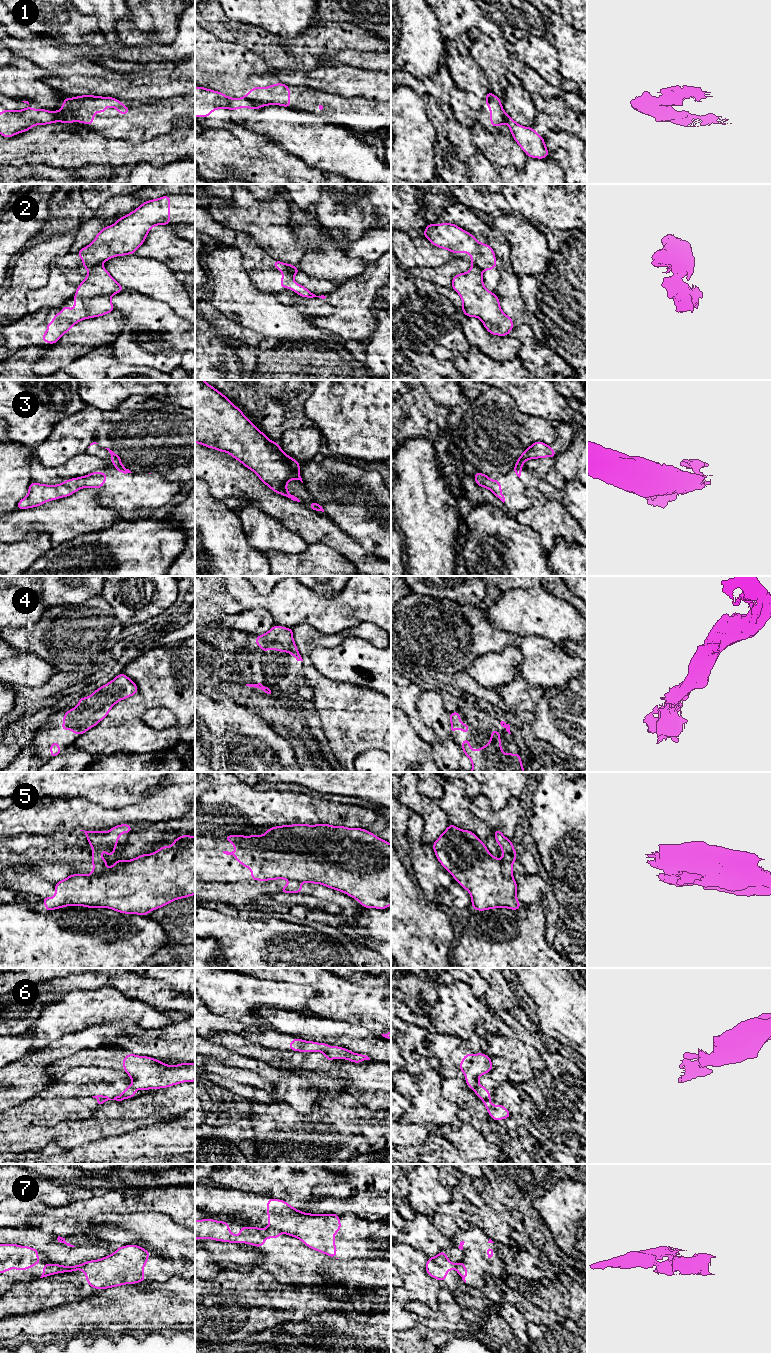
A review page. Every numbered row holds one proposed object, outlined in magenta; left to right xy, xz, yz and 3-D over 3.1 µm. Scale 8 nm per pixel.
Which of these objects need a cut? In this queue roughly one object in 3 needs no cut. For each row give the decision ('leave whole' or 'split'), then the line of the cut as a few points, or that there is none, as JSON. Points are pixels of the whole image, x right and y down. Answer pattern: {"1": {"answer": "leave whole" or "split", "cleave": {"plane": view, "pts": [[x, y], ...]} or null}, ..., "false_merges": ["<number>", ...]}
{"1": {"answer": "split", "cleave": {"plane": "xz", "pts": [[244, 97], [257, 101], [262, 105]]}}, "2": {"answer": "split", "cleave": {"plane": "xy", "pts": [[100, 264], [97, 264], [89, 271]]}}, "3": {"answer": "split", "cleave": {"plane": "yz", "pts": [[516, 465], [521, 467]]}}, "4": {"answer": "leave whole", "cleave": null}, "5": {"answer": "split", "cleave": {"plane": "yz", "pts": [[500, 861], [500, 872], [505, 877], [512, 878]]}}, "6": {"answer": "split", "cleave": {"plane": "yz", "pts": [[478, 1084], [473, 1089]]}}, "7": {"answer": "split", "cleave": {"plane": "xz", "pts": [[267, 1227], [274, 1228], [280, 1232]]}}, "false_merges": ["1", "2", "3", "5", "6", "7"]}

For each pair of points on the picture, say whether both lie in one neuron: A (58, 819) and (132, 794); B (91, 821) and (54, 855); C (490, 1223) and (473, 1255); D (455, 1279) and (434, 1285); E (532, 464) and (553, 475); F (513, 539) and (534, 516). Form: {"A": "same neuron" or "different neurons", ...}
{"A": "different neurons", "B": "different neurons", "C": "different neurons", "D": "different neurons", "E": "same neuron", "F": "different neurons"}

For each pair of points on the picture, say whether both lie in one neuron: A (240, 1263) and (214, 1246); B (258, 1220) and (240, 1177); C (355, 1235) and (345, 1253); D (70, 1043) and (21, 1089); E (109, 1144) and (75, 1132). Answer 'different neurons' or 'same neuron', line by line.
A: same neuron
B: different neurons
C: same neuron
D: same neuron
E: different neurons

